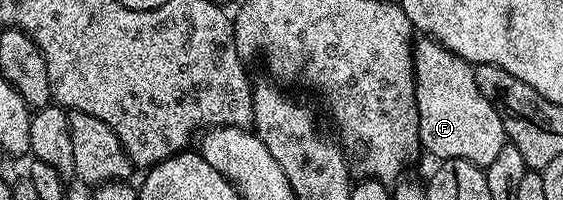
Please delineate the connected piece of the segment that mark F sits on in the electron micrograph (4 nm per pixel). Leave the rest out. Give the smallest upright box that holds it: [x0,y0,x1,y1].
[414,39,508,167]

